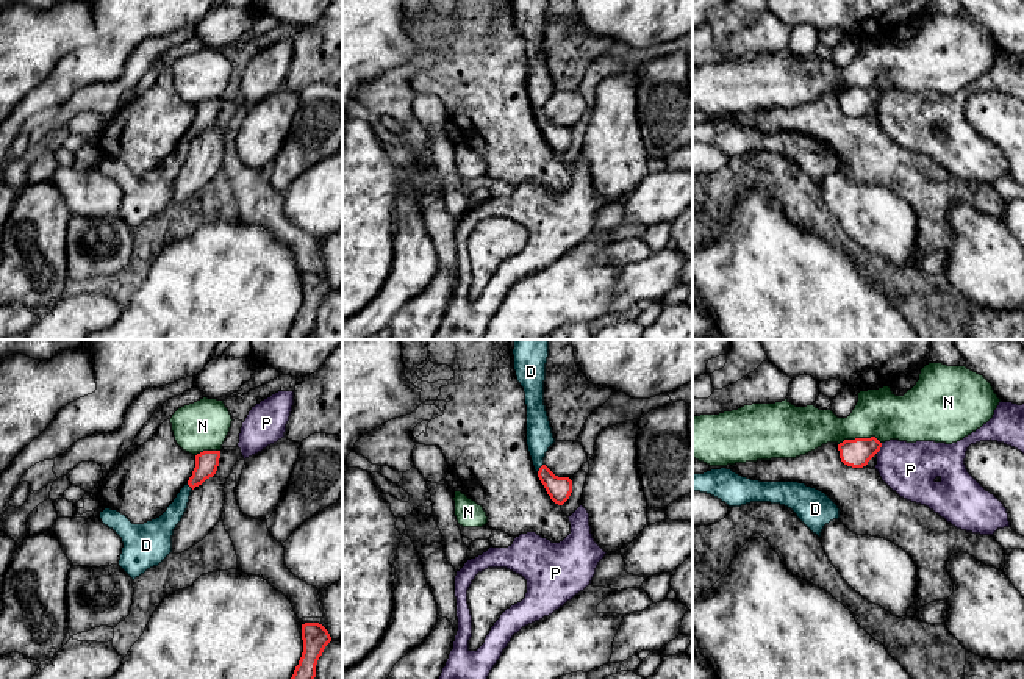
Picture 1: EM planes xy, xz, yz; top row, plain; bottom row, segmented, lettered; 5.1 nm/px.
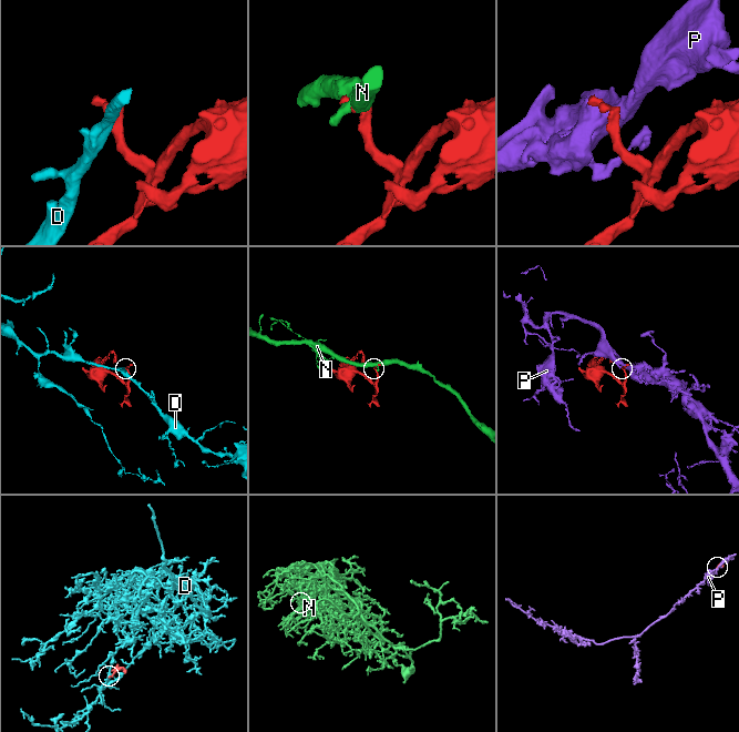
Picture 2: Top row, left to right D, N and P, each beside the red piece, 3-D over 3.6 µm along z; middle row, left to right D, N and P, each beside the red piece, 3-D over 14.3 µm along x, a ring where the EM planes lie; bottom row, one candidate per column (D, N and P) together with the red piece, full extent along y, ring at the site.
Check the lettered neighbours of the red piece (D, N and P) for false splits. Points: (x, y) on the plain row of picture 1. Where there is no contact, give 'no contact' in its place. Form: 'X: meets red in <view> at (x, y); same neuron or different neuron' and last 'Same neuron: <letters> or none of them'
D: meets red in xz at (540, 118); same neuron
N: meets red in yz at (859, 88); different neuron
P: meets red in yz at (880, 96); different neuron
Same neuron: D

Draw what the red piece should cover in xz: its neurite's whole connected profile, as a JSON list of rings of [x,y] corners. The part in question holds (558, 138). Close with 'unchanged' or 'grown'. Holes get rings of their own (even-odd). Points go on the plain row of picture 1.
[[[513,0],[513,5],[516,27],[525,42],[528,102],[547,144],[555,153],[563,155],[572,142],[572,130],[569,127],[555,125],[544,114],[546,102],[555,92],[544,55],[549,0]]]; grown

